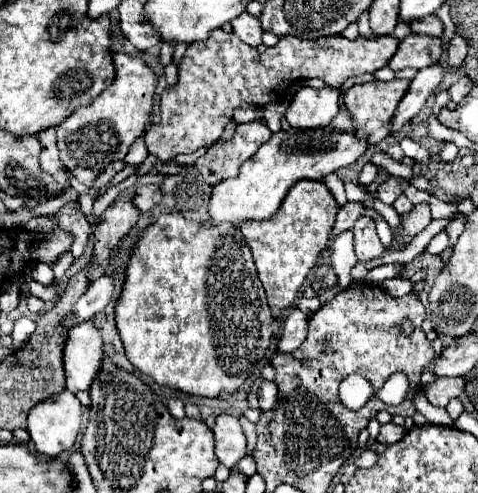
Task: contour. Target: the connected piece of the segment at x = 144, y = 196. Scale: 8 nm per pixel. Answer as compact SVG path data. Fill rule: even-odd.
M142 185L134 193L134 205L140 213L150 213L154 205L158 205L162 199L162 189L160 185Z

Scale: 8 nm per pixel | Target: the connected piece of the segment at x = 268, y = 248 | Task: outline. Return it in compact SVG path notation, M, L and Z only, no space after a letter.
M298 181L298 185L290 189L290 193L284 197L284 203L270 219L246 221L240 225L274 317L280 317L284 309L292 307L298 289L330 239L336 211L338 203L322 181Z

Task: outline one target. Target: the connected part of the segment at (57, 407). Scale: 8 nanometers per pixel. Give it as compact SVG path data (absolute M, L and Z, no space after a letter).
M62 391L30 409L28 415L28 433L30 439L34 441L34 447L38 453L48 455L48 457L58 457L66 451L72 449L78 433L80 433L80 423L82 423L82 405L76 399L74 393Z

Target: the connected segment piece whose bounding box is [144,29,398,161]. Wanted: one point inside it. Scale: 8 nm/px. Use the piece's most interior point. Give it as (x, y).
(213, 79)

